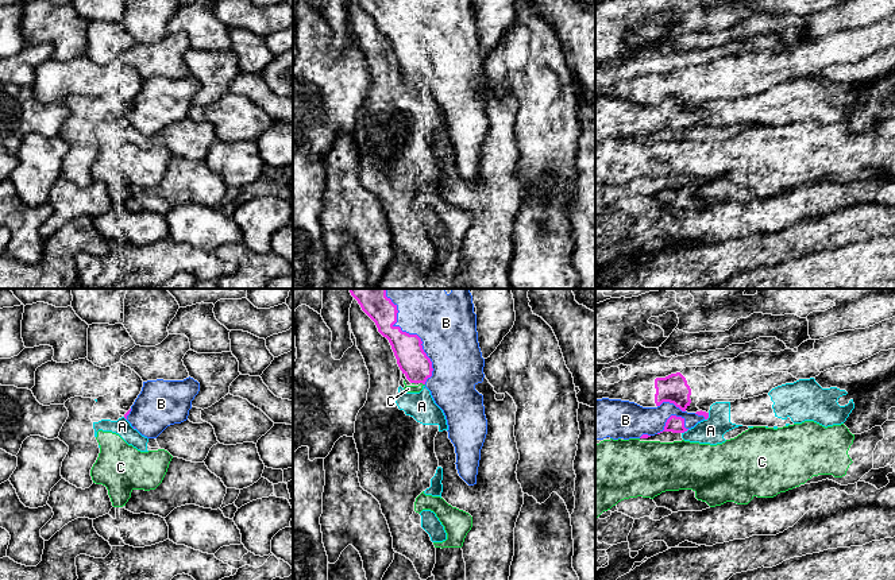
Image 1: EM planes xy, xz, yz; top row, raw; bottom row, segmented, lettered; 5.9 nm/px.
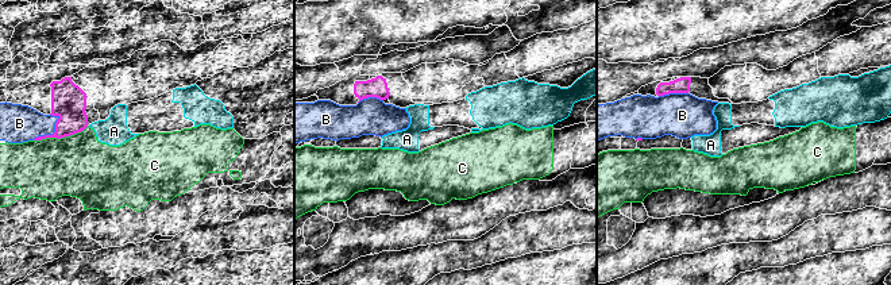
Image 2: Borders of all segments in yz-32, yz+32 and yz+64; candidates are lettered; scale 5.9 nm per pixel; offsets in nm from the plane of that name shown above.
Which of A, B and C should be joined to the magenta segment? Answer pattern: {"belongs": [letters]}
{"belongs": ["A"]}

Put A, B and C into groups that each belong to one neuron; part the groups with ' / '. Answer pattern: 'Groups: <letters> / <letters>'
Groups: A / B / C

